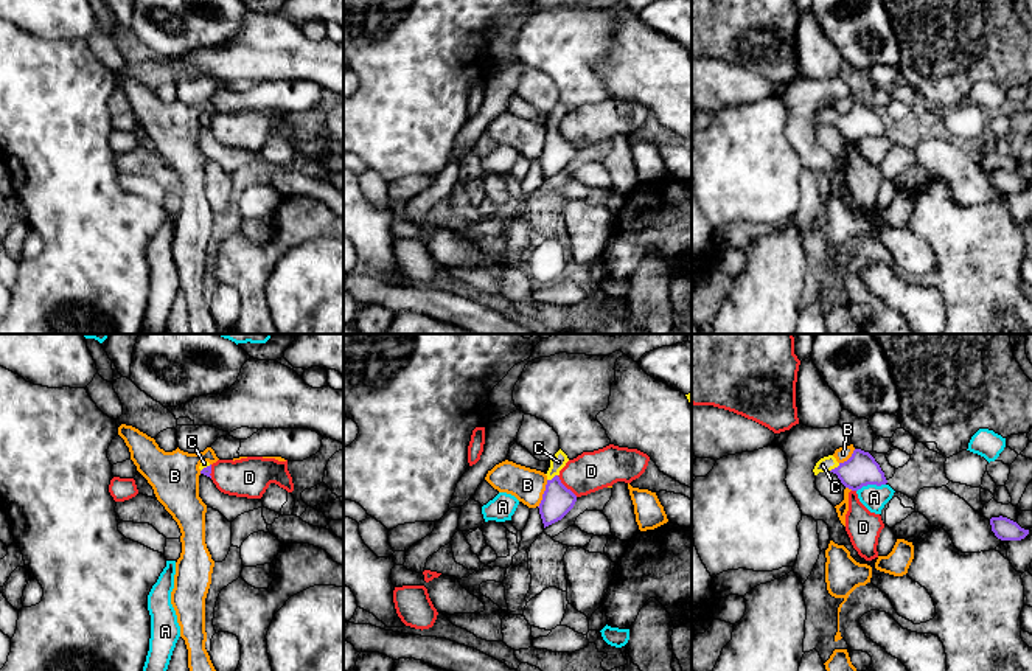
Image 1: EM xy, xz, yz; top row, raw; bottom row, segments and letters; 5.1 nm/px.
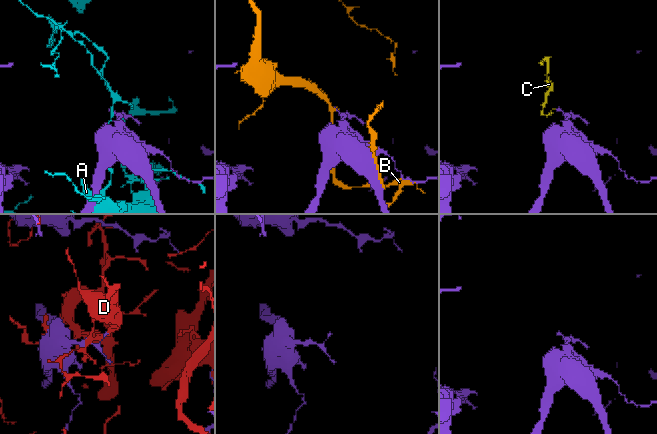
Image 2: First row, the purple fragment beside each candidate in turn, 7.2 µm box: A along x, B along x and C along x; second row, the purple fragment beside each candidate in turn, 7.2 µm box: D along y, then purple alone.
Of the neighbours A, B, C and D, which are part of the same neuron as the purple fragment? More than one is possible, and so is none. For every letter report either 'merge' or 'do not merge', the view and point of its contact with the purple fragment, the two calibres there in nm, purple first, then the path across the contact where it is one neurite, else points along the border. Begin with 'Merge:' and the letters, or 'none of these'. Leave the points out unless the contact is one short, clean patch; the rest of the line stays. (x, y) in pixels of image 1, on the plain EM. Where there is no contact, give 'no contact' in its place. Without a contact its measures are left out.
Merge: C
A: do not merge; contact yz (871, 135); calibres 170 and 130 nm
B: do not merge; contact xz (543, 146); calibres 160 and 180 nm
C: merge; contact yz (835, 120); calibres 170 and 80 nm; way yz (861, 121), (835, 120), (827, 115)
D: do not merge; contact xz (564, 139); calibres 160 and 200 nm

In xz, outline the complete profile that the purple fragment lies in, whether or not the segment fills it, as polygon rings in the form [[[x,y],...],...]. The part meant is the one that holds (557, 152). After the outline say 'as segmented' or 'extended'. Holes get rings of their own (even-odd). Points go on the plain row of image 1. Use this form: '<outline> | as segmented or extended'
[[[560,101],[550,112],[547,123],[547,137],[539,155],[539,166],[544,180],[561,172],[575,157],[577,148],[567,141],[560,132],[560,123],[569,113],[567,107]]] | extended

